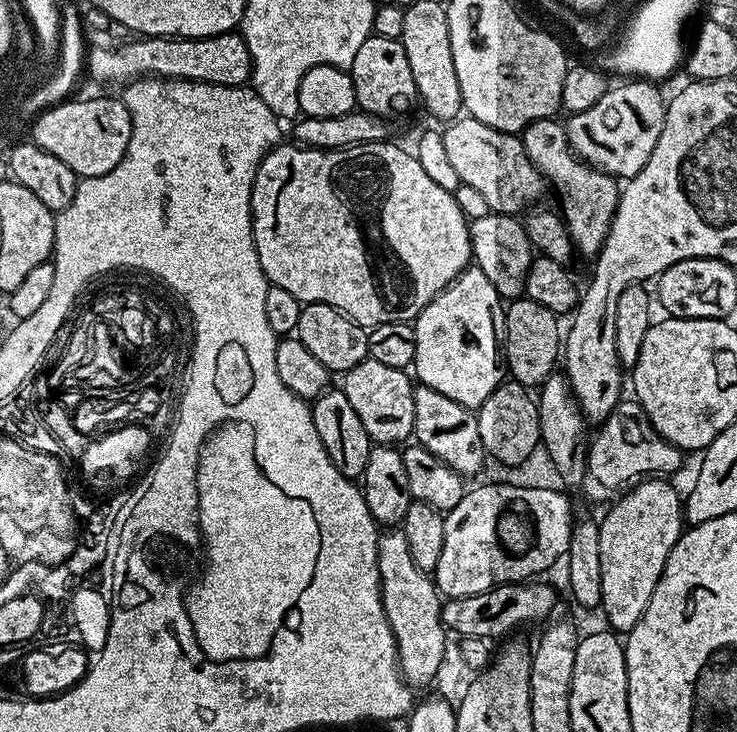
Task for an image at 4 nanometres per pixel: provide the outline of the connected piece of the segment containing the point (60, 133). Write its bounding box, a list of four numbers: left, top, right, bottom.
[31,98,132,177]

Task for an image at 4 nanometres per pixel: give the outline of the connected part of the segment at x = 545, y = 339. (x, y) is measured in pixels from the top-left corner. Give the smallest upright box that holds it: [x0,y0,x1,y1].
[502,298,562,390]

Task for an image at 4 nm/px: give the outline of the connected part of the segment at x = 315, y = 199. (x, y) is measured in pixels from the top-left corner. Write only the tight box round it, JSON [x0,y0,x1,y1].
[252,140,473,330]

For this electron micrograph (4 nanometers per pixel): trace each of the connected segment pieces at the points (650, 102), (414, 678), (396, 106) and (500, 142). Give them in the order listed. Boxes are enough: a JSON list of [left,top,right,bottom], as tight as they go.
[[567,79,666,178],[376,530,449,685],[350,35,417,118],[443,114,546,214]]

